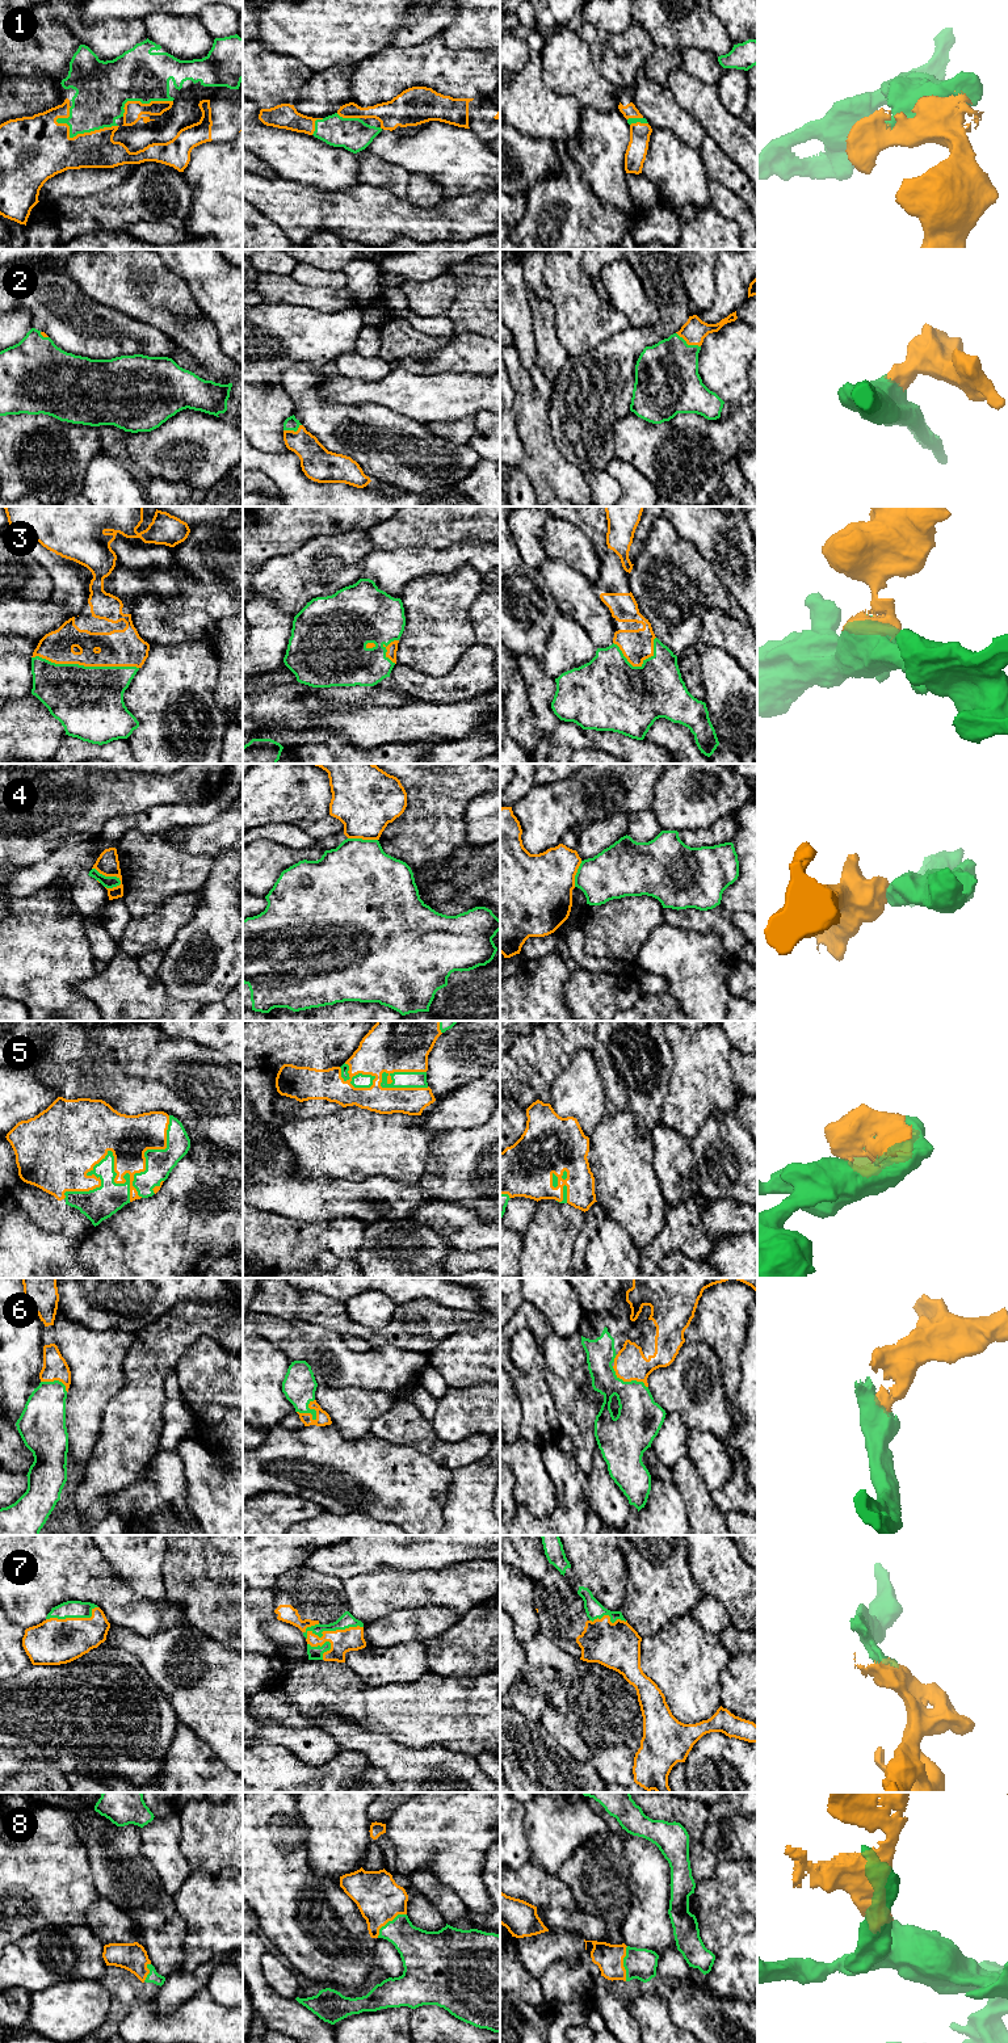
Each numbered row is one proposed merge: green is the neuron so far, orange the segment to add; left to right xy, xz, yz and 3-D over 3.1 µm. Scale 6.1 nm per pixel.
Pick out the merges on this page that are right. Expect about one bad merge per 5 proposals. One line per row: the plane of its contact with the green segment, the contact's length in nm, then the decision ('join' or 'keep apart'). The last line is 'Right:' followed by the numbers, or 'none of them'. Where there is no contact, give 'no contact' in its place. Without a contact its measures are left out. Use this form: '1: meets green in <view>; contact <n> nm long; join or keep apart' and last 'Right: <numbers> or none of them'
1: meets green in xy; contact 380 nm long; join
2: meets green in yz; contact 180 nm long; join
3: meets green in xy; contact 650 nm long; join
4: meets green in xy; contact 200 nm long; keep apart
5: meets green in xy; contact 800 nm long; join
6: meets green in xz; contact 140 nm long; join
7: meets green in xz; contact 380 nm long; join
8: meets green in xz; contact 240 nm long; join
Right: 1, 2, 3, 5, 6, 7, 8

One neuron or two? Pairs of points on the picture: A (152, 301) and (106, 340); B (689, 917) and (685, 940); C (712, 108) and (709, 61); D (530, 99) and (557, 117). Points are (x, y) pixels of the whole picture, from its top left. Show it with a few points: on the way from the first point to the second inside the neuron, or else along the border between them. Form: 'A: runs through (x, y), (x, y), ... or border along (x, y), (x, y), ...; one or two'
A: border along (104, 306), (110, 306), (162, 330); two
B: border along (664, 921), (680, 928), (714, 933), (718, 937); two
C: border along (683, 70), (705, 83), (715, 85); two
D: runs through (537, 105), (550, 117); one

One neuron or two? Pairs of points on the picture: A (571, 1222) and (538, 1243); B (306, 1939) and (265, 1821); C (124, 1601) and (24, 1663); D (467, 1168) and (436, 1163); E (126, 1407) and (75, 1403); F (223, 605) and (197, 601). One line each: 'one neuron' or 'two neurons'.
A: one neuron
B: one neuron
C: two neurons
D: one neuron
E: two neurons
F: one neuron

